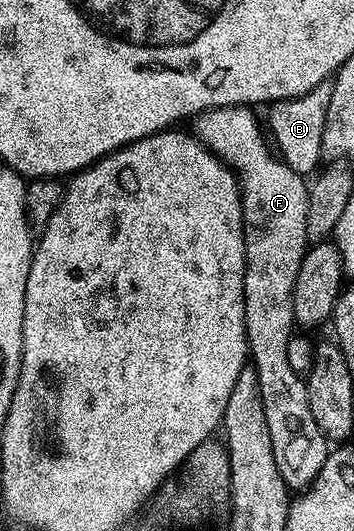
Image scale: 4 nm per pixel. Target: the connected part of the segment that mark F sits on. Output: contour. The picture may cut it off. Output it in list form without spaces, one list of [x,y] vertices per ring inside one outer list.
[[[243,106],[241,108],[211,108],[209,112],[203,112],[201,116],[197,117],[196,124],[198,124],[198,129],[196,129],[196,135],[199,140],[202,141],[203,144],[206,145],[207,148],[210,149],[211,152],[214,153],[215,156],[218,157],[223,163],[230,165],[231,169],[236,173],[238,178],[238,183],[242,190],[242,222],[244,224],[244,246],[246,247],[246,273],[244,274],[244,322],[246,323],[246,346],[248,349],[249,359],[252,361],[252,367],[254,373],[256,374],[256,378],[258,379],[258,385],[260,386],[260,394],[262,395],[262,401],[264,402],[264,418],[268,418],[268,434],[272,434],[272,454],[276,454],[276,466],[280,466],[280,478],[284,478],[284,482],[286,483],[286,487],[291,490],[306,490],[310,487],[310,484],[313,483],[314,479],[320,474],[320,470],[324,466],[324,462],[326,461],[327,456],[330,455],[332,448],[328,443],[327,438],[324,433],[320,430],[320,426],[316,426],[316,418],[312,418],[312,406],[308,406],[308,390],[306,389],[305,379],[300,375],[296,370],[292,370],[292,366],[288,366],[288,338],[290,336],[295,335],[296,332],[296,321],[294,318],[294,311],[292,310],[292,294],[294,293],[294,287],[296,286],[296,274],[300,274],[300,262],[304,258],[304,254],[306,253],[306,249],[308,247],[308,241],[306,239],[306,227],[308,226],[308,194],[310,193],[307,181],[304,179],[304,176],[300,173],[296,173],[292,171],[285,164],[285,162],[279,158],[272,151],[271,145],[268,143],[266,145],[266,140],[262,137],[262,130],[264,134],[264,128],[258,125],[258,120],[253,116],[251,109],[249,107]]]

